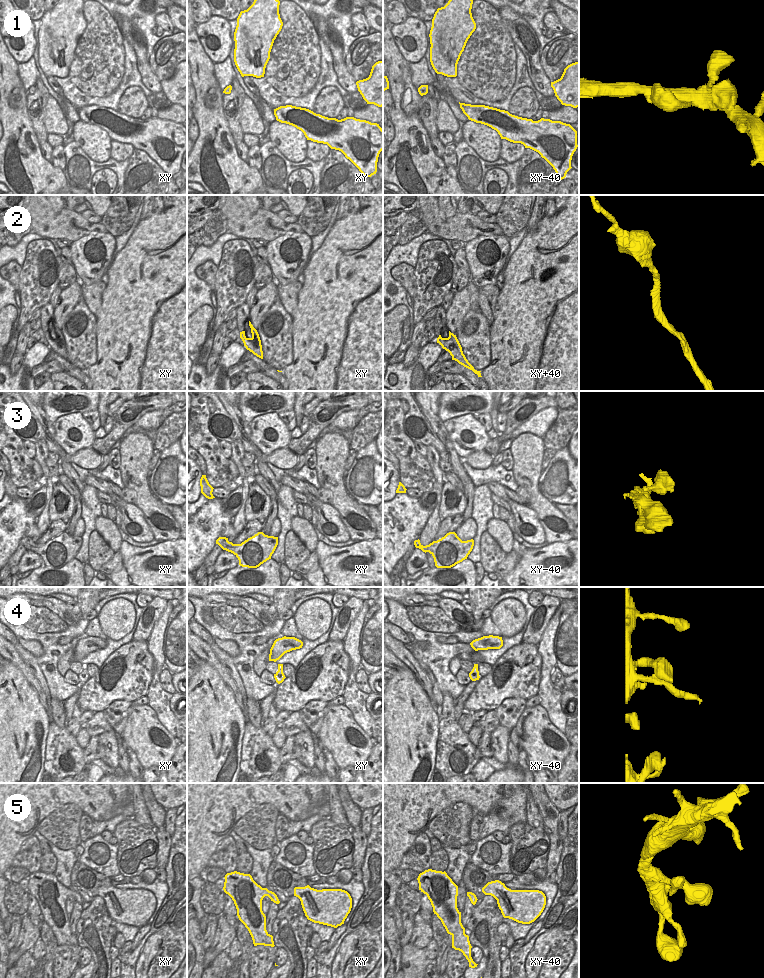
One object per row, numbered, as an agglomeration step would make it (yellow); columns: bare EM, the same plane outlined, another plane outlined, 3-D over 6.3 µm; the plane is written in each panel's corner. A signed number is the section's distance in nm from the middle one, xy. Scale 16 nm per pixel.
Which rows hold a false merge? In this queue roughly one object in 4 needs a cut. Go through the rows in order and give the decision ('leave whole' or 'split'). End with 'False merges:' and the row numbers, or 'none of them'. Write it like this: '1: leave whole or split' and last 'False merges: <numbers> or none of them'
1: leave whole
2: leave whole
3: leave whole
4: leave whole
5: leave whole
False merges: none of them

